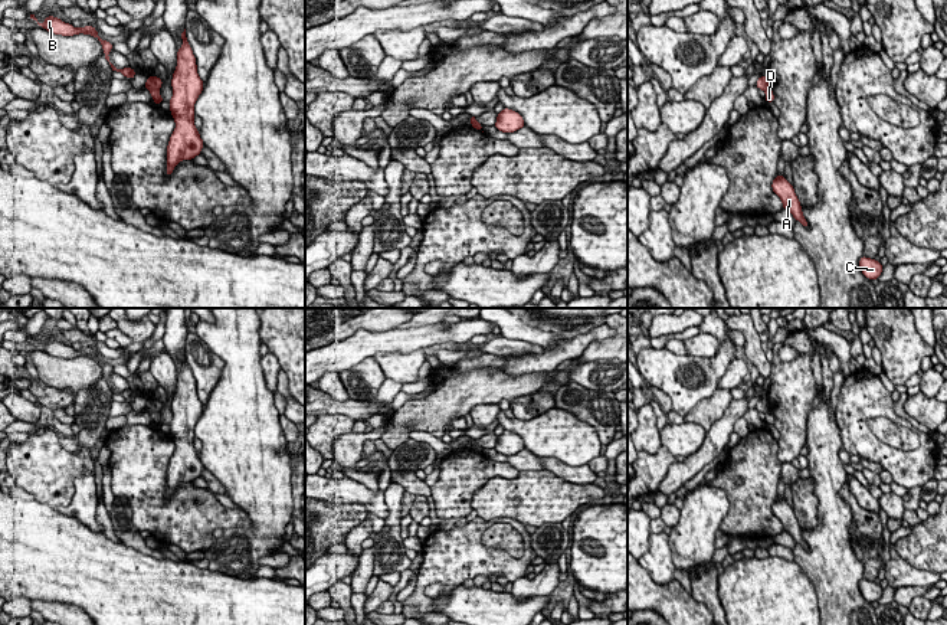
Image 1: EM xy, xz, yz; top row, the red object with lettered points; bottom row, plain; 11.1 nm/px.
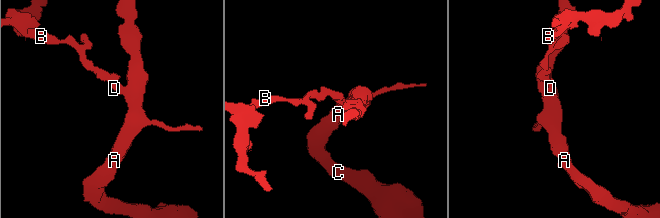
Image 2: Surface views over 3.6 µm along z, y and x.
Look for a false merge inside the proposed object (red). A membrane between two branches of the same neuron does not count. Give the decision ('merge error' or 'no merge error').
merge error

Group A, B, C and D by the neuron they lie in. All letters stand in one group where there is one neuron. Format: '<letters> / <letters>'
A C D / B

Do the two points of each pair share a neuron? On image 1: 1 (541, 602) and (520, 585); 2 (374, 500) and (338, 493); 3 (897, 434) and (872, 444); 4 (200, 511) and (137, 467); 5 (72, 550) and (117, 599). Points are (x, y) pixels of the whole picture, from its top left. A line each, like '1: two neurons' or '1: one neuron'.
1: two neurons
2: one neuron
3: two neurons
4: one neuron
5: one neuron

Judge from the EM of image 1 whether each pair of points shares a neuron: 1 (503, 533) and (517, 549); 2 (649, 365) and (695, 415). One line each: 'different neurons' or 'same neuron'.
1: same neuron
2: different neurons

